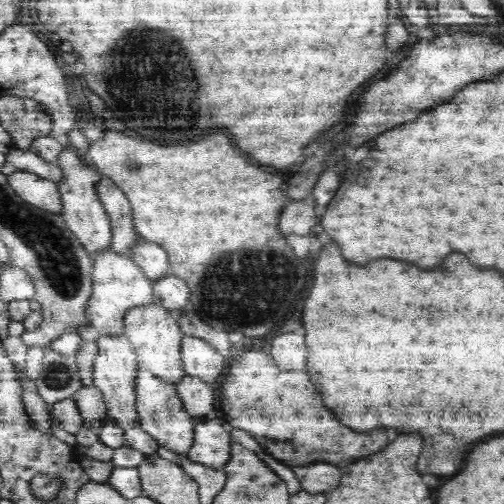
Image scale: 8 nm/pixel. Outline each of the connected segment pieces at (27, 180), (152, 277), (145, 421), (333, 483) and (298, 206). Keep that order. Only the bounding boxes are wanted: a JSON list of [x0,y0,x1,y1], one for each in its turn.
[[7,171,63,213],[131,237,171,281],[135,370,196,456],[294,463,340,494],[278,198,320,238]]

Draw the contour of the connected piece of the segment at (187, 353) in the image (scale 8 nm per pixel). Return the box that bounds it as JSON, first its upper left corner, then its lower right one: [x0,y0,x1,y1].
[181,336,229,384]

